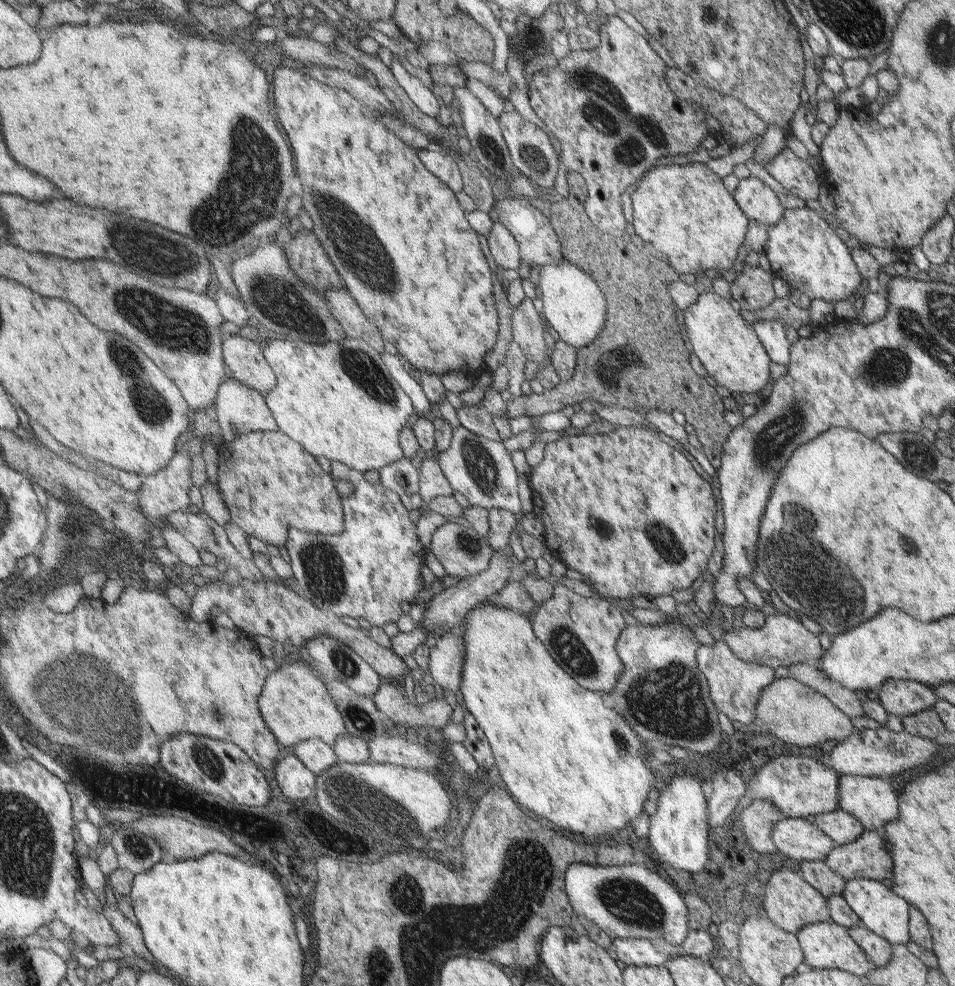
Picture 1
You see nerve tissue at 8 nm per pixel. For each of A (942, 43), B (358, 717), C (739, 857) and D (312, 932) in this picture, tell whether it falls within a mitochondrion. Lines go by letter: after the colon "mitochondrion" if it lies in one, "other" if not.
A: mitochondrion
B: mitochondrion
C: other
D: other

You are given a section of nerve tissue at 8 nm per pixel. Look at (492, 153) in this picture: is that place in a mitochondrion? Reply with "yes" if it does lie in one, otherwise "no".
yes

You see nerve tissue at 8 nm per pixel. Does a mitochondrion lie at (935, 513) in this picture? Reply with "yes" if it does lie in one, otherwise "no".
no

